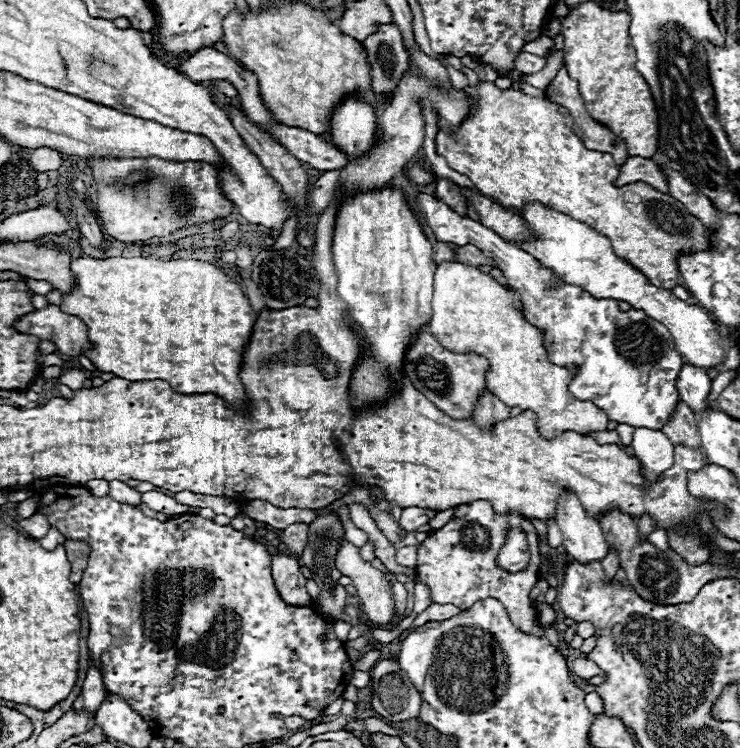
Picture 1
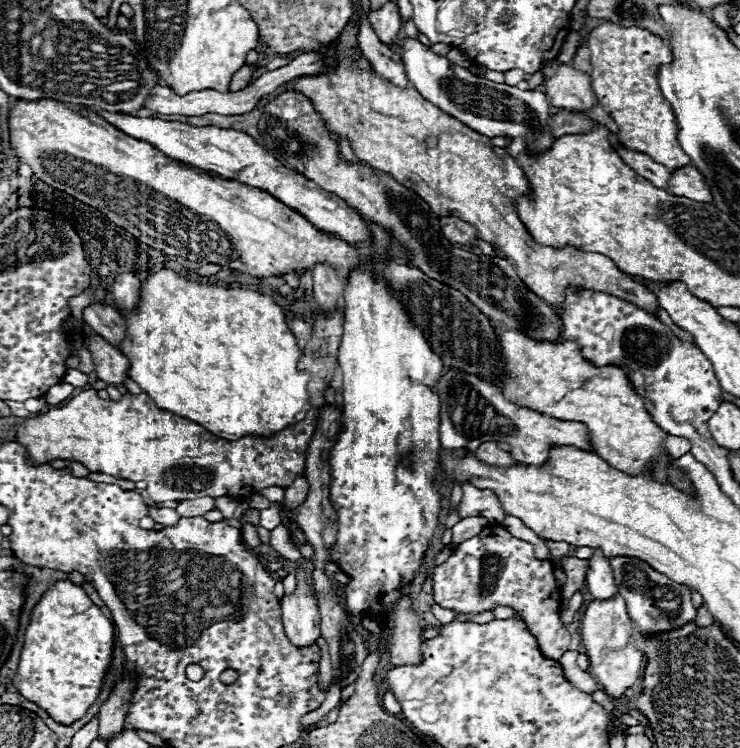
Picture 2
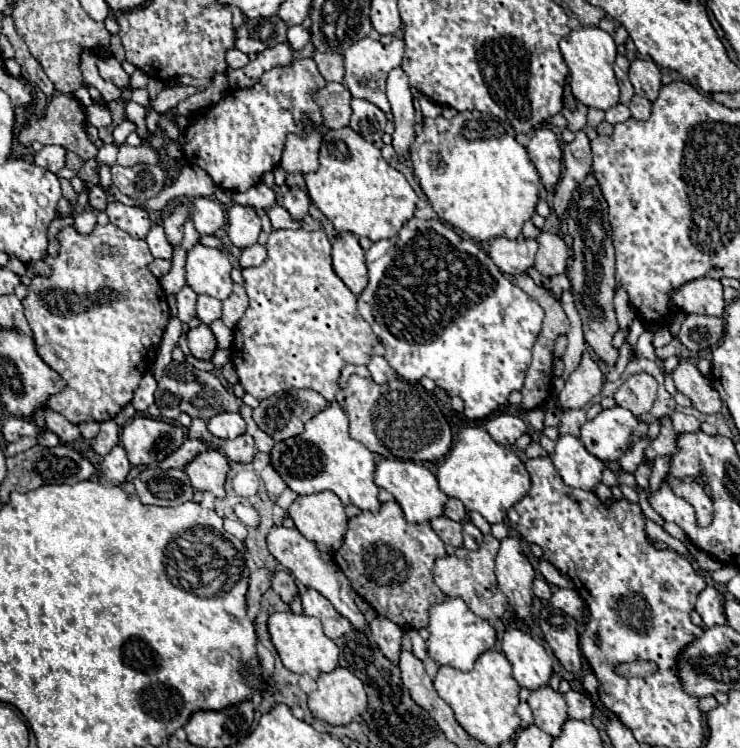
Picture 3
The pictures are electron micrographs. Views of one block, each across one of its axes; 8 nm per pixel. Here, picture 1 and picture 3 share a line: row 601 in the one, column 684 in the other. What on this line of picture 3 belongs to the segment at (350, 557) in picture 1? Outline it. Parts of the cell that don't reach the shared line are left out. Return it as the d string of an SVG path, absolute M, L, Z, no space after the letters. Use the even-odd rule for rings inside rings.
M680 360L672 372L672 378L674 378L676 390L686 394L698 412L702 414L720 412L722 400L718 392L712 388L710 380L698 372L694 364L690 364L688 360Z

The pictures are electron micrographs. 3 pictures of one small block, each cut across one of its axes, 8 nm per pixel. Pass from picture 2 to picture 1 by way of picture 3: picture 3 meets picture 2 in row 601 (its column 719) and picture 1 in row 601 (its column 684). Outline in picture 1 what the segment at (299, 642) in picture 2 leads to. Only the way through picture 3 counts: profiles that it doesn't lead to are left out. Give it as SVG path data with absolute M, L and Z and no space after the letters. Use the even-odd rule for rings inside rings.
M274 554L272 556L272 578L286 604L312 606L312 598L306 592L306 578L300 572L298 558L286 556L286 554Z

